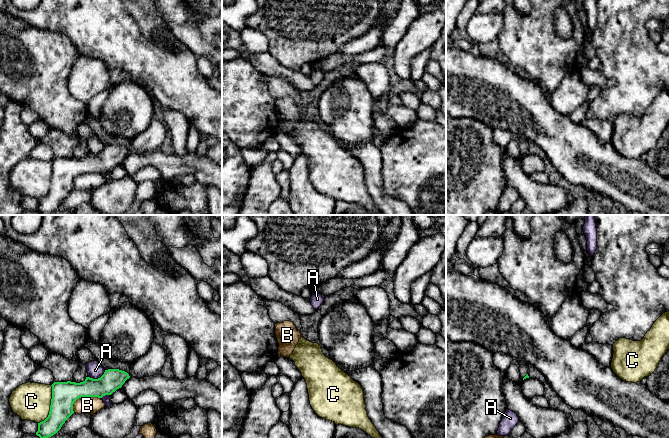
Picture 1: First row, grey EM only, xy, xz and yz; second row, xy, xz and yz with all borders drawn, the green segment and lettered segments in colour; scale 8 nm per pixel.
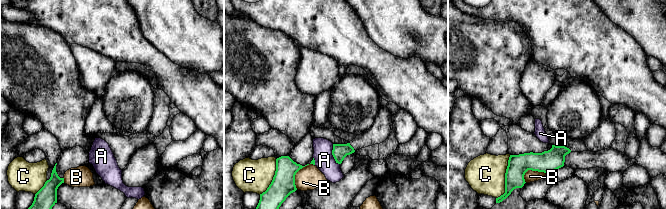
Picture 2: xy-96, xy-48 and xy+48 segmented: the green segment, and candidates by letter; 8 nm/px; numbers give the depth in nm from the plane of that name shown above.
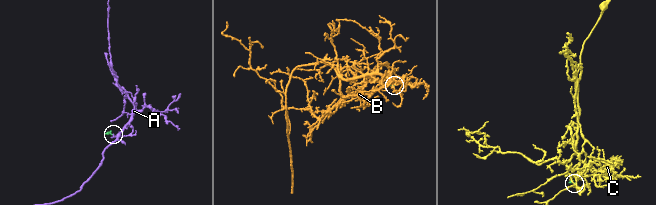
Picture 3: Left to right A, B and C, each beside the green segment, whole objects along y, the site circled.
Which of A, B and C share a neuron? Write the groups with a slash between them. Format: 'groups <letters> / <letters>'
groups A / B / C

